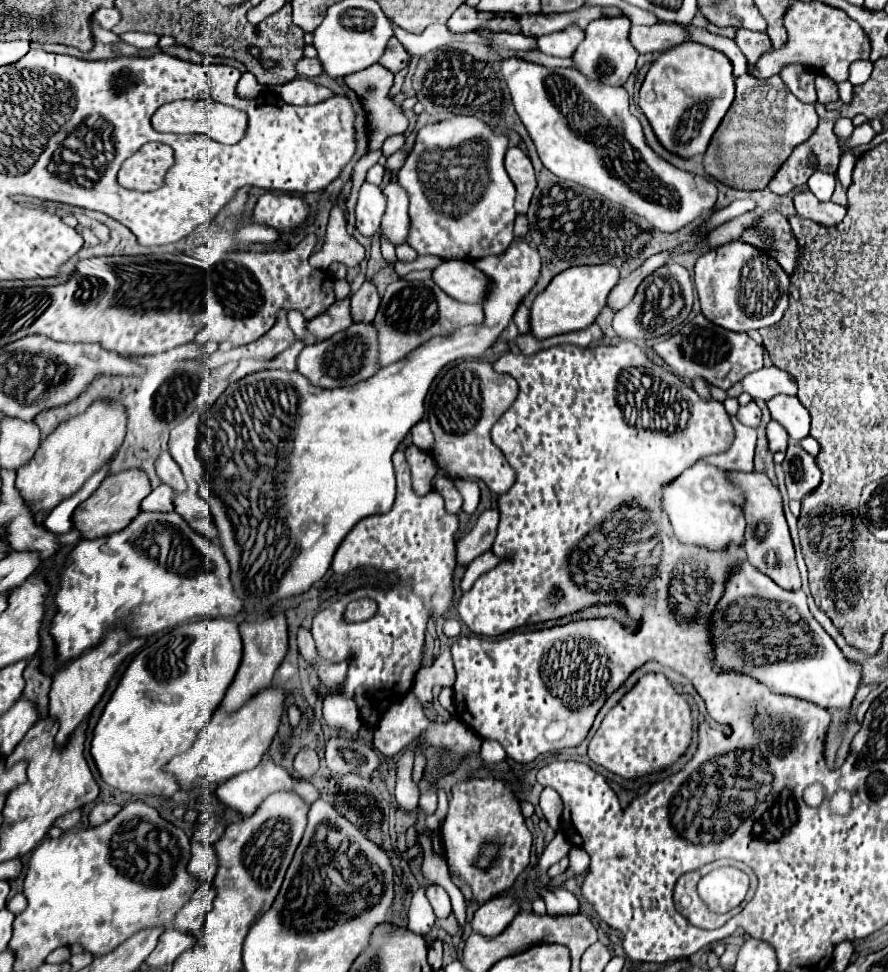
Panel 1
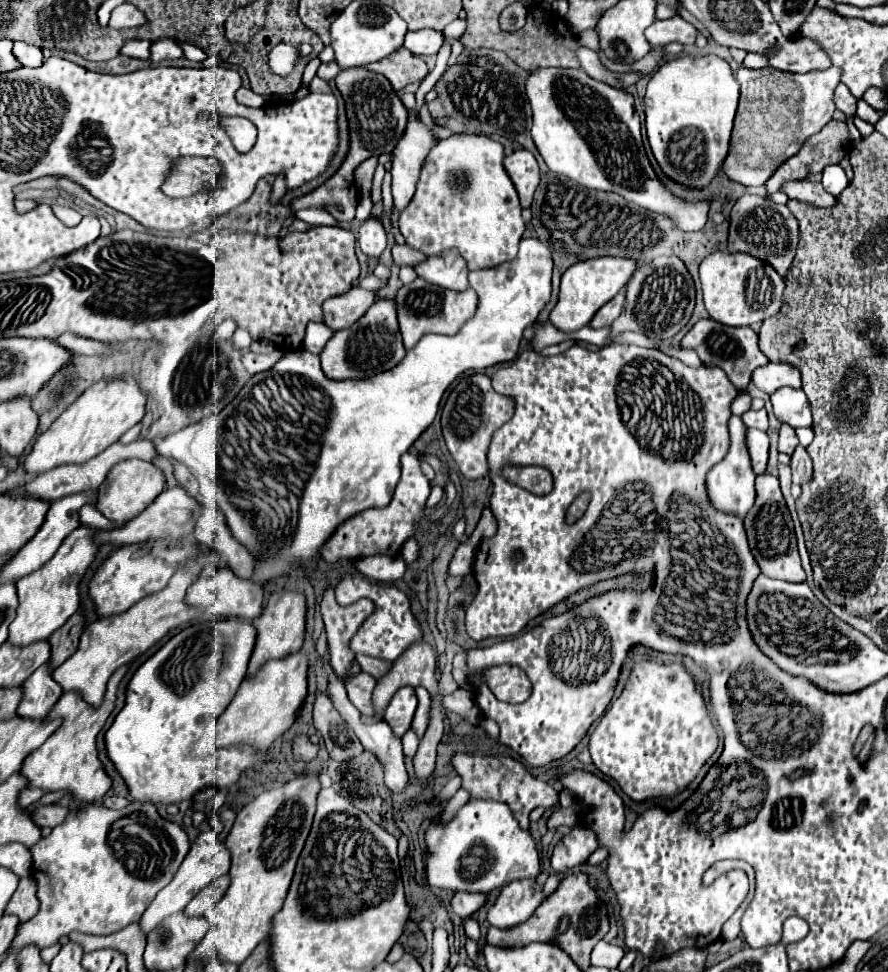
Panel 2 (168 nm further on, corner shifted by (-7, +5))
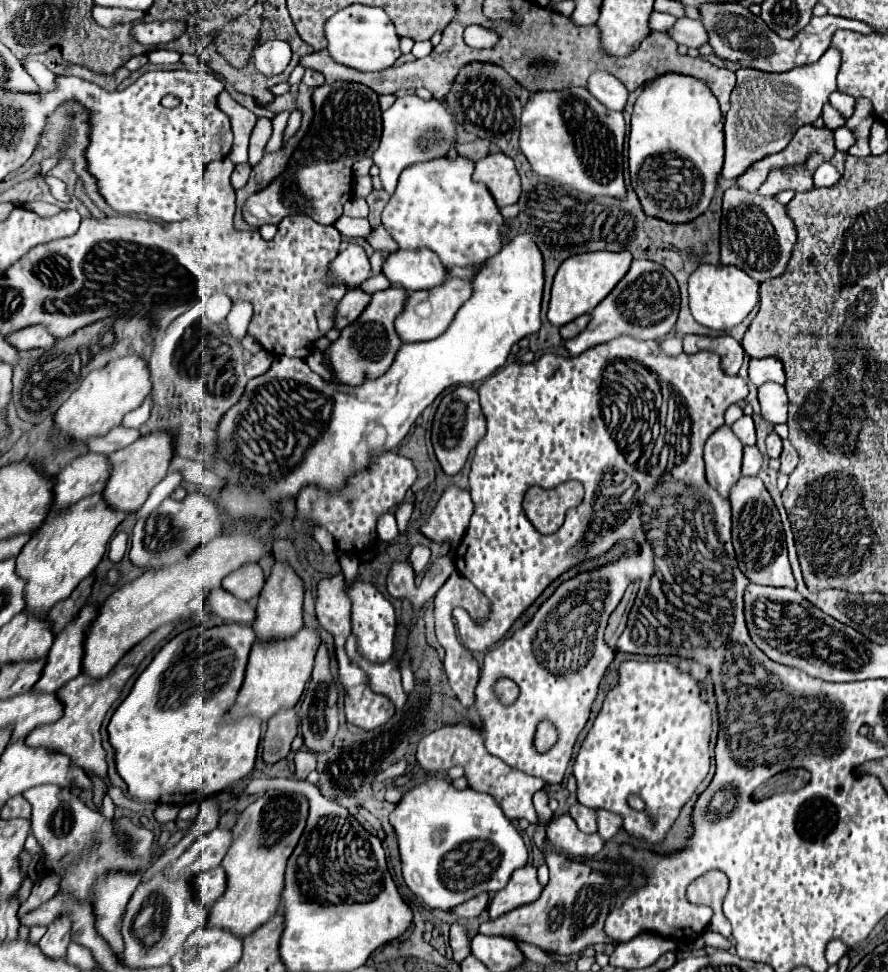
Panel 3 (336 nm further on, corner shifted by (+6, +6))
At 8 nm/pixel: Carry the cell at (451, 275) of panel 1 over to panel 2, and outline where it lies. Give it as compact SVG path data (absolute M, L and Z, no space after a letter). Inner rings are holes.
M445 251L439 257L429 257L415 269L419 277L427 279L433 285L453 291L465 291L469 287L467 261L457 251Z

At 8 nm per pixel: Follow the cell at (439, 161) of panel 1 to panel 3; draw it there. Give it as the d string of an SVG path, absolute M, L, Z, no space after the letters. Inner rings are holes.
M458 156L454 162L448 158L420 162L404 170L404 174L400 174L398 188L382 212L382 224L386 226L386 230L392 234L400 248L404 250L428 248L438 254L440 262L446 268L480 266L482 262L486 262L488 258L496 256L502 250L500 230L504 226L504 218L496 202L492 202L492 196L488 196L488 190L484 190L484 186L478 186L478 182L472 182L472 170L474 162Z

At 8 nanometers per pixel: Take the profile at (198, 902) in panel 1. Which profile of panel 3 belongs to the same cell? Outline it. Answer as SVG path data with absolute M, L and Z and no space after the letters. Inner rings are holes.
M218 866L204 874L196 874L192 886L198 902L202 902L204 906L212 906L226 890L226 872L222 866Z

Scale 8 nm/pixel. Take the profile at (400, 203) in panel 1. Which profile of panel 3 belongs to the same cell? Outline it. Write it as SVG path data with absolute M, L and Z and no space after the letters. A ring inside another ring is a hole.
M406 94L396 98L396 102L382 114L382 138L380 146L374 152L374 164L380 168L380 180L384 184L384 190L388 194L394 194L398 176L408 164L440 158L448 154L448 148L452 148L456 142L456 124L452 114L442 106L438 100L422 100L416 94ZM428 130L436 130L444 136L442 144L420 144L422 136L428 136Z

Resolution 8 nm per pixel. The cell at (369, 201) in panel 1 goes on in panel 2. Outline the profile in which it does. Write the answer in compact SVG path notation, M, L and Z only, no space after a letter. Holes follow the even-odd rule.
M371 215L367 221L363 221L363 225L359 229L359 247L365 255L379 257L383 253L385 245L387 245L387 239L385 239L383 223L377 215Z

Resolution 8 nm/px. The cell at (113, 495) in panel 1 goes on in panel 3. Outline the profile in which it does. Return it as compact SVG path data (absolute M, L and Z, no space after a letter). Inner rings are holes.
M158 430L146 436L140 436L134 444L114 452L110 456L110 462L114 466L108 486L104 490L104 500L120 512L136 512L138 508L142 508L142 504L146 502L150 490L166 476L166 470L170 466L170 460L174 456L174 446L172 446L174 438L170 432Z

